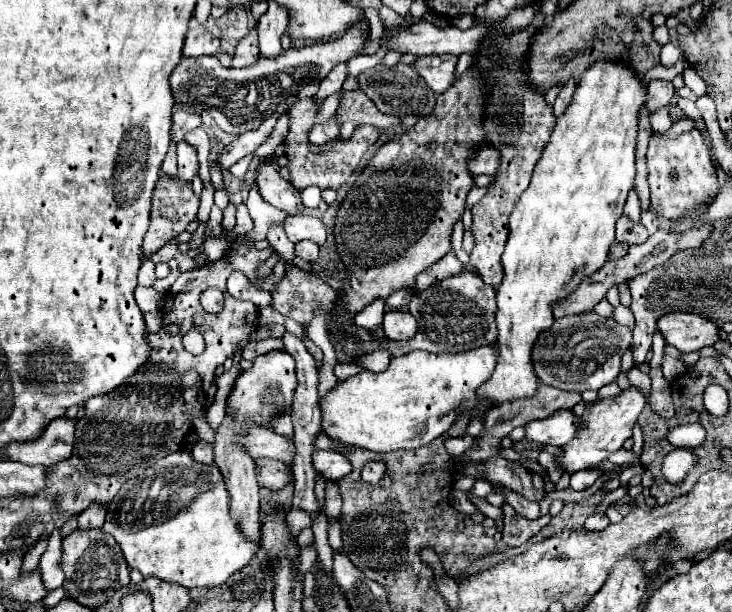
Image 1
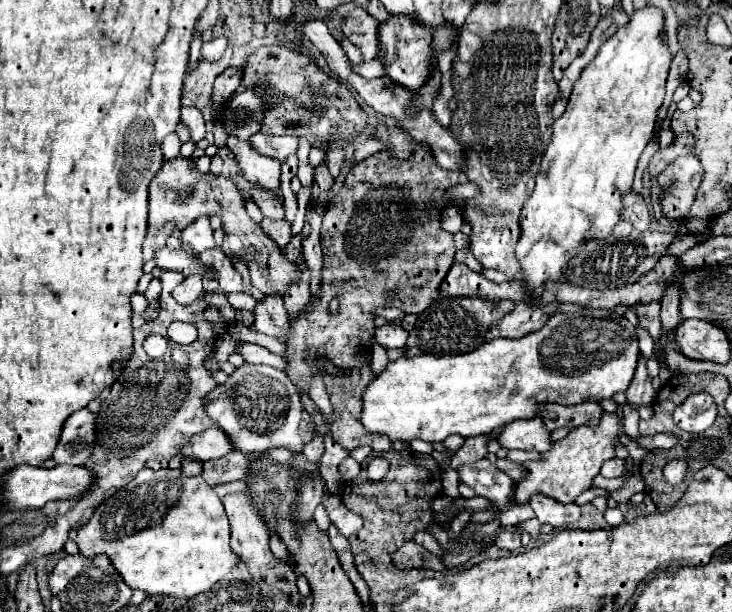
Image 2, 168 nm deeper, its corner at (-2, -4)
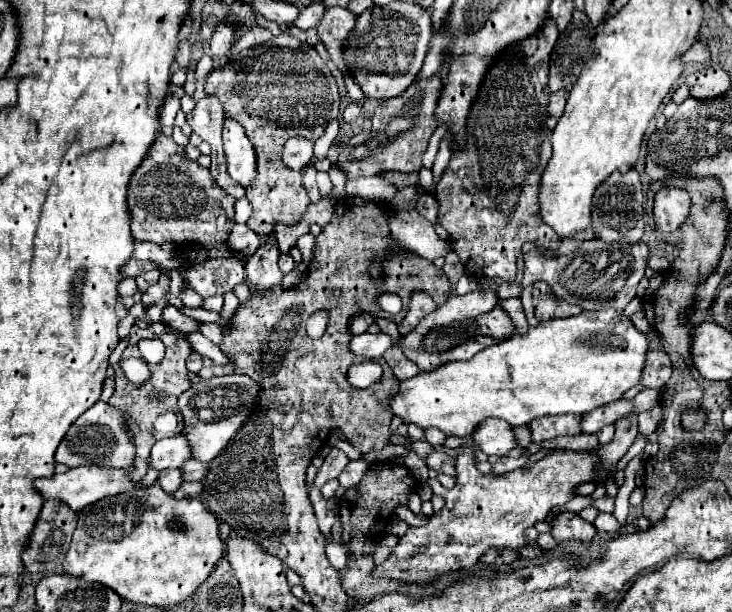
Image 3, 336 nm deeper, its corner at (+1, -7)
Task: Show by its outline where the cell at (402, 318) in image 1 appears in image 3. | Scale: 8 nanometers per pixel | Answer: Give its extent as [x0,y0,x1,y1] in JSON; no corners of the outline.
[349,333,393,359]

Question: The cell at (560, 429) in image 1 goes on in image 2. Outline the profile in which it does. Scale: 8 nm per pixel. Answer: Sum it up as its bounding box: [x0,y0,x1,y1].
[498,416,554,452]

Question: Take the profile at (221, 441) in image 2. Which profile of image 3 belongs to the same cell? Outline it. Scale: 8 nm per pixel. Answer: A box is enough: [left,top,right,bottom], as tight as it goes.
[149,435,189,469]

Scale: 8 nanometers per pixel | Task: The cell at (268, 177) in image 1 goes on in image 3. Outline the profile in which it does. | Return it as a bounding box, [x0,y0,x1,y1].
[223,117,257,187]

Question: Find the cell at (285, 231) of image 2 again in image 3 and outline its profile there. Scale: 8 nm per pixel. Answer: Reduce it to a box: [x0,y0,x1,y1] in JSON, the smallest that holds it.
[227,225,263,257]

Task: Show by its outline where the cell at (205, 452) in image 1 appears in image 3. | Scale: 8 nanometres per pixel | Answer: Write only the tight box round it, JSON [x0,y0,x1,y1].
[157,469,181,493]

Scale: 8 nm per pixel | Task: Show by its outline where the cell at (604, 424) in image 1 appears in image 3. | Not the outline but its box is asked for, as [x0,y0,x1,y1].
[373,445,597,587]

